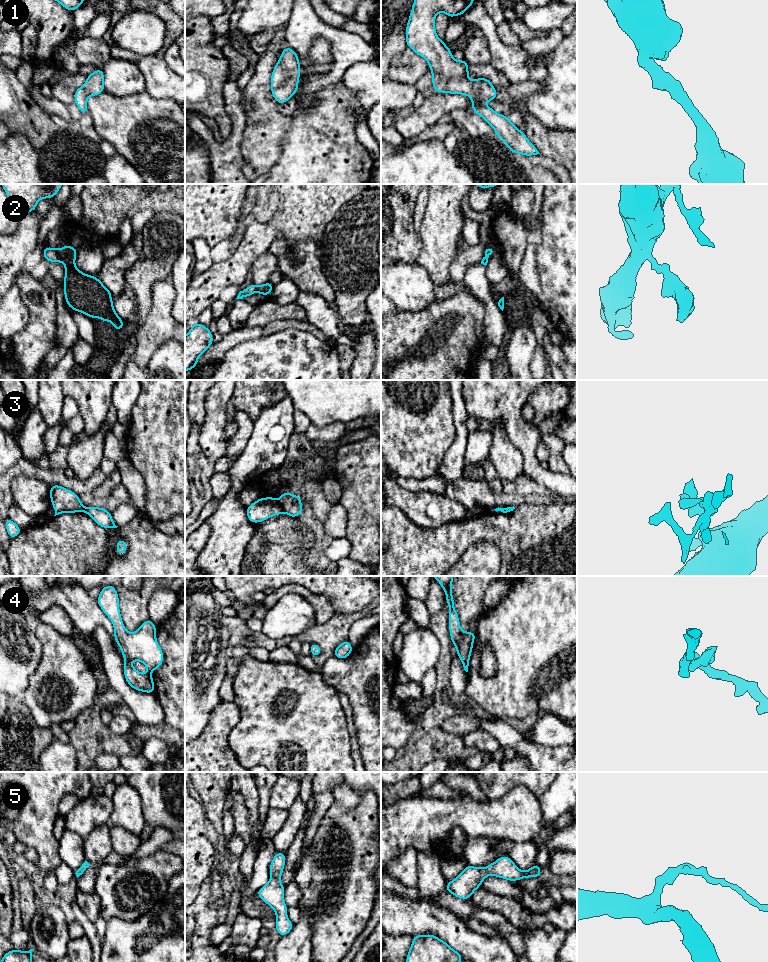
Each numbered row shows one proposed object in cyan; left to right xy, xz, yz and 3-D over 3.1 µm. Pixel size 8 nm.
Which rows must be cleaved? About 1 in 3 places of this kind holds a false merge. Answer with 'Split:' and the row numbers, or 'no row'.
Split: 2, 3

